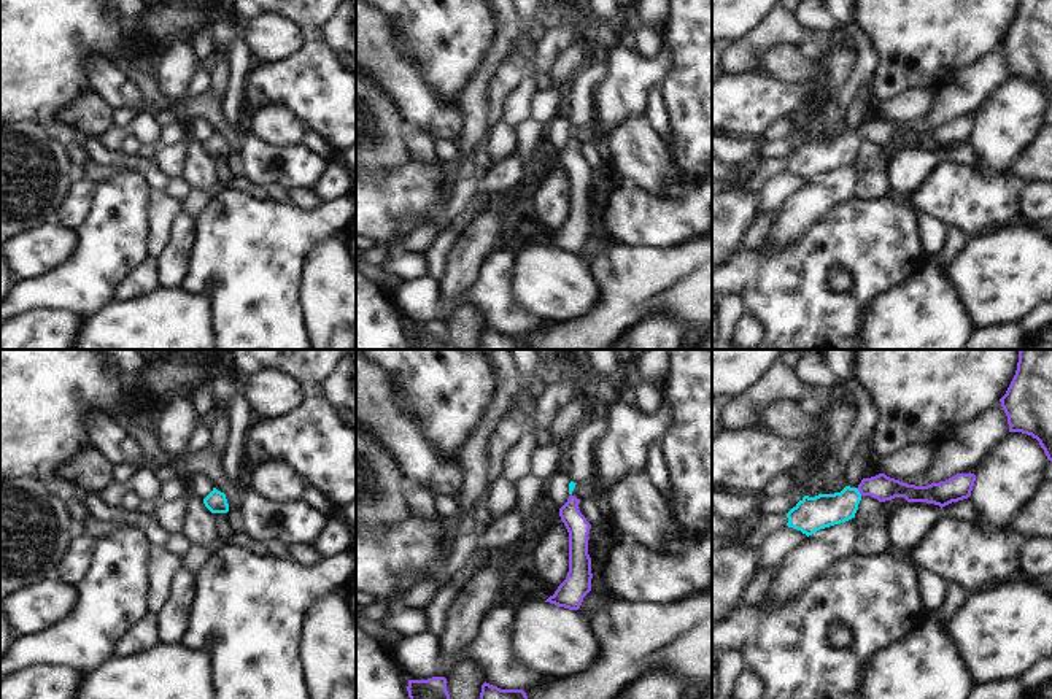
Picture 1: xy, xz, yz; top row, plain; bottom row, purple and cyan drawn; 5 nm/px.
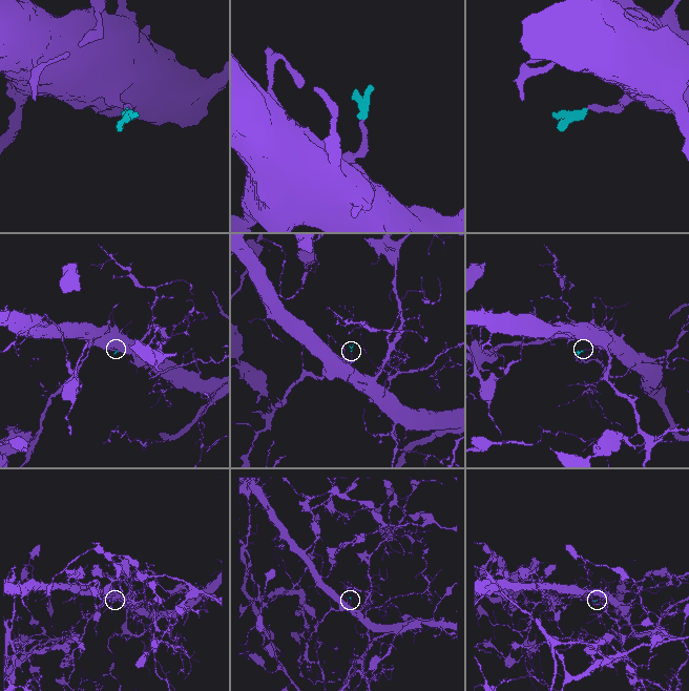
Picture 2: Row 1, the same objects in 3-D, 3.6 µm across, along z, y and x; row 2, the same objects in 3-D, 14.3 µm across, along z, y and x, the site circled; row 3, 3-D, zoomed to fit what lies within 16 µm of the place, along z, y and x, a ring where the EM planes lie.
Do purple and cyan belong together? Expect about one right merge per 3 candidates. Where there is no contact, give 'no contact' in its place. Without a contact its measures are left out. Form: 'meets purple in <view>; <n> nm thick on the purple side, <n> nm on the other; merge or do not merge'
meets purple in yz; 130 nm thick on the purple side, 170 nm on the other; merge

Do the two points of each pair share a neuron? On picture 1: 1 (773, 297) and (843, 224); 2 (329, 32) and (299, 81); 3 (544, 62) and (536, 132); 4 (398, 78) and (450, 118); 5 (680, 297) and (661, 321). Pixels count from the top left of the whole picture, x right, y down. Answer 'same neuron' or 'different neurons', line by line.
1: same neuron
2: same neuron
3: different neurons
4: same neuron
5: different neurons

